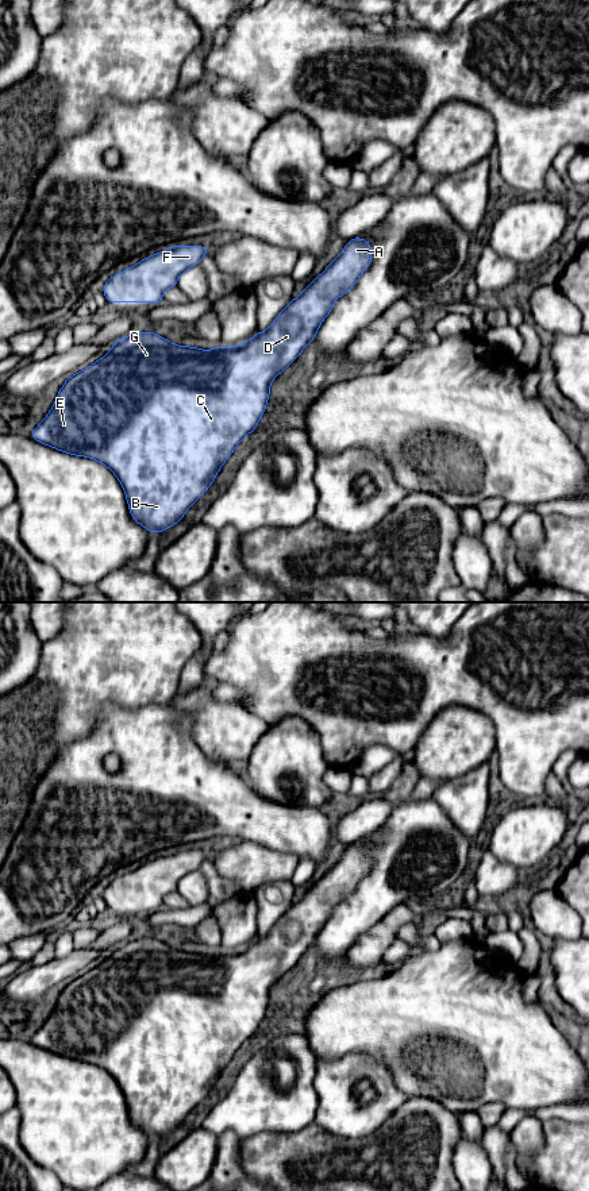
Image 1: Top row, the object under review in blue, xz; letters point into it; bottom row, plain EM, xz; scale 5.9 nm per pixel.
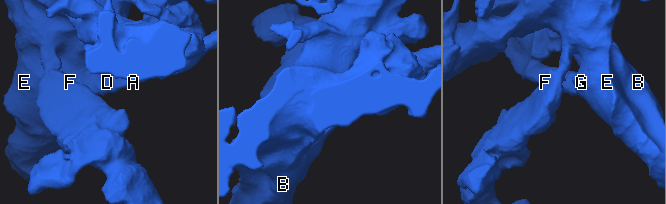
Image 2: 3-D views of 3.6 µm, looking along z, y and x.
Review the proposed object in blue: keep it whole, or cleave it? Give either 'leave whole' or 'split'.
leave whole

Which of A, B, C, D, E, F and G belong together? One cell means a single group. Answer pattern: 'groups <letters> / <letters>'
groups A B C D E F G

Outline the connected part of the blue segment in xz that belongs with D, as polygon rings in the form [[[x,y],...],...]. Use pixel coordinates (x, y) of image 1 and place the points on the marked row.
[[[350,239],[338,258],[327,265],[327,270],[294,297],[265,332],[257,332],[239,346],[216,346],[207,351],[193,346],[177,346],[155,332],[140,332],[115,340],[112,350],[100,361],[65,381],[53,408],[30,438],[58,451],[95,459],[107,466],[124,489],[132,519],[149,533],[159,533],[173,527],[212,485],[242,439],[257,428],[267,405],[272,381],[315,339],[334,302],[354,288],[372,263],[370,248],[369,240]]]

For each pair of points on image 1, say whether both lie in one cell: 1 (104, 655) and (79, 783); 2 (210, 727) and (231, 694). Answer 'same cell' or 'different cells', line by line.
1: different cells
2: different cells

